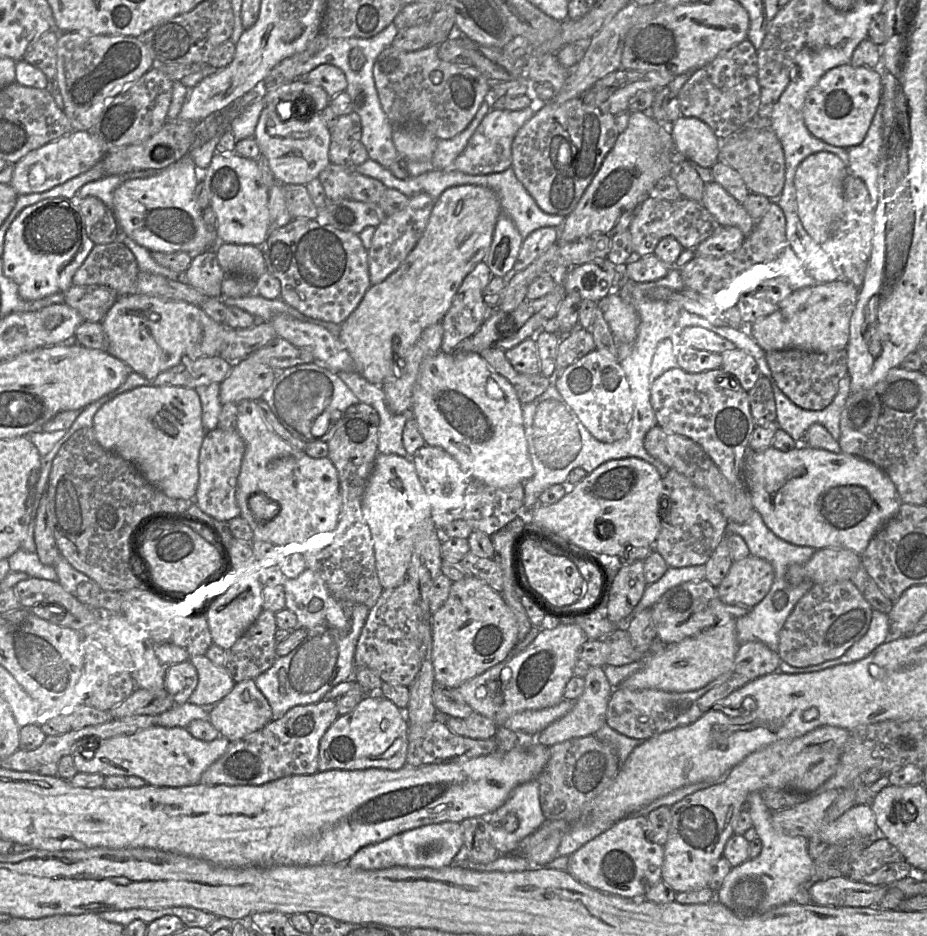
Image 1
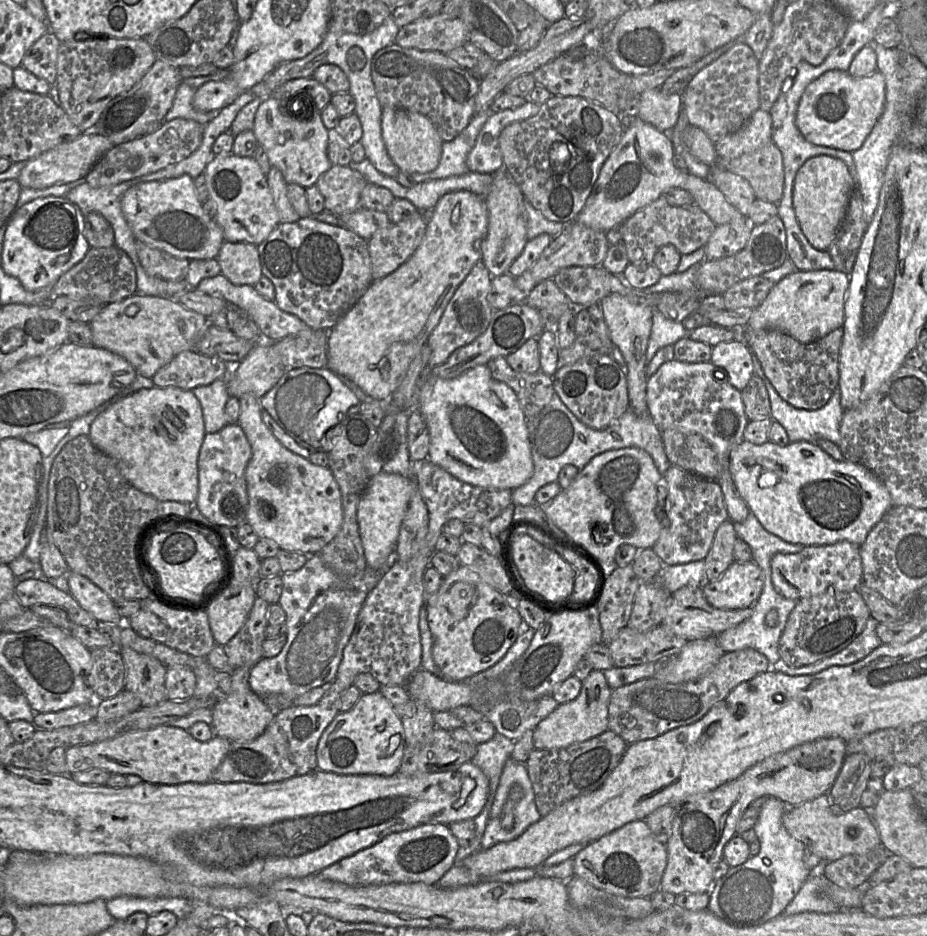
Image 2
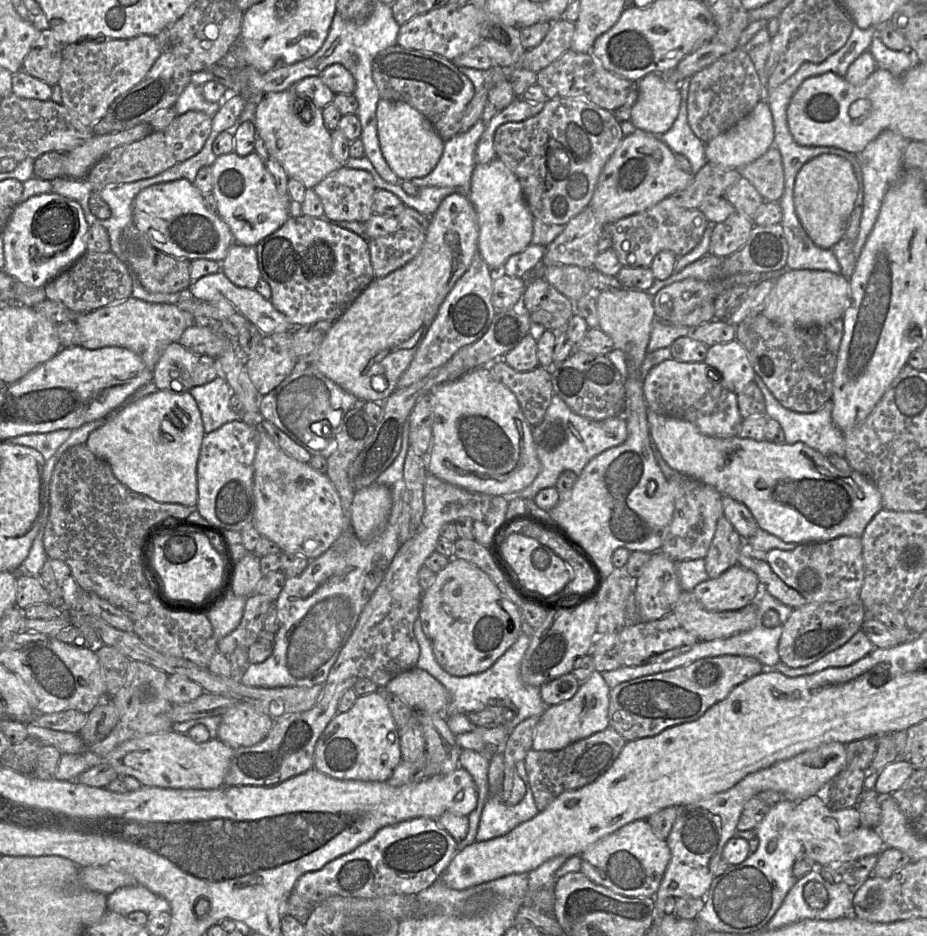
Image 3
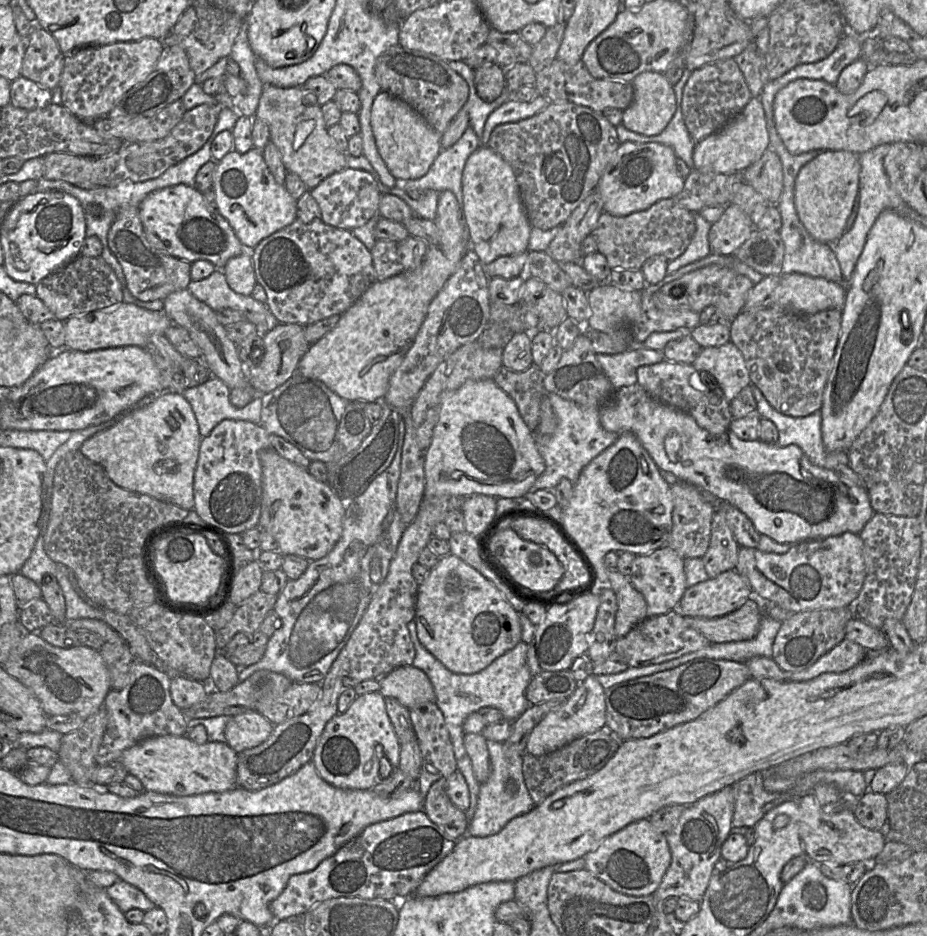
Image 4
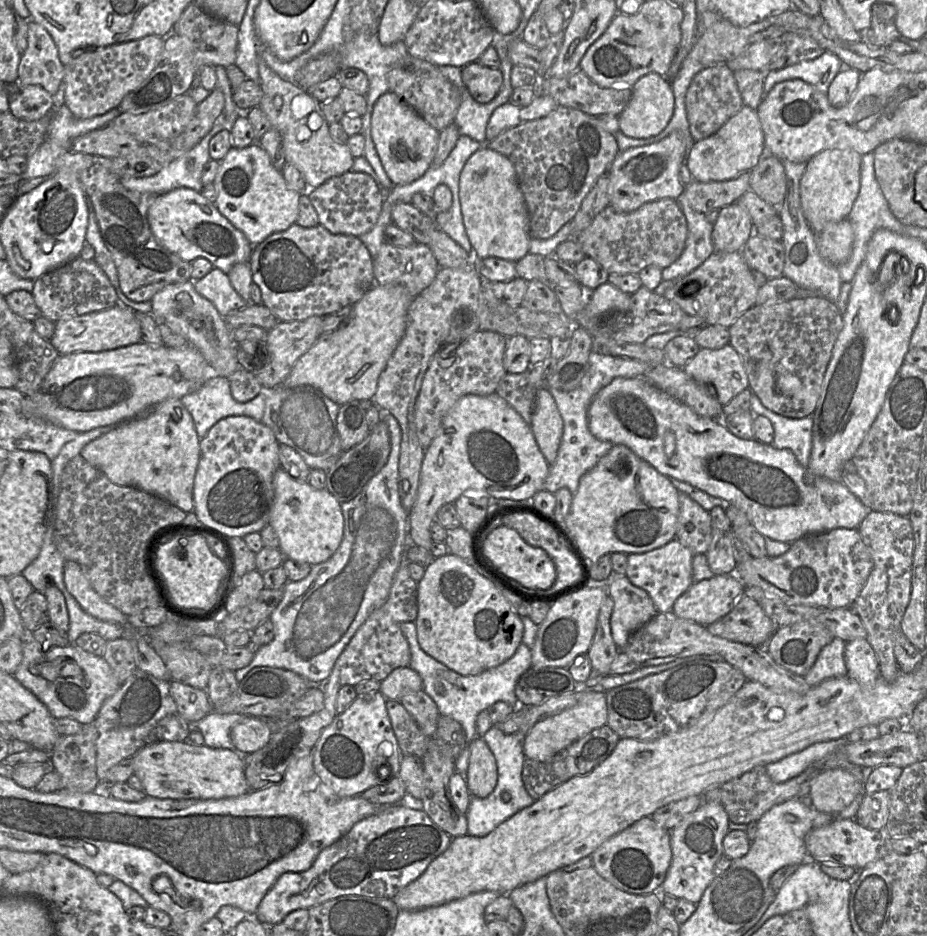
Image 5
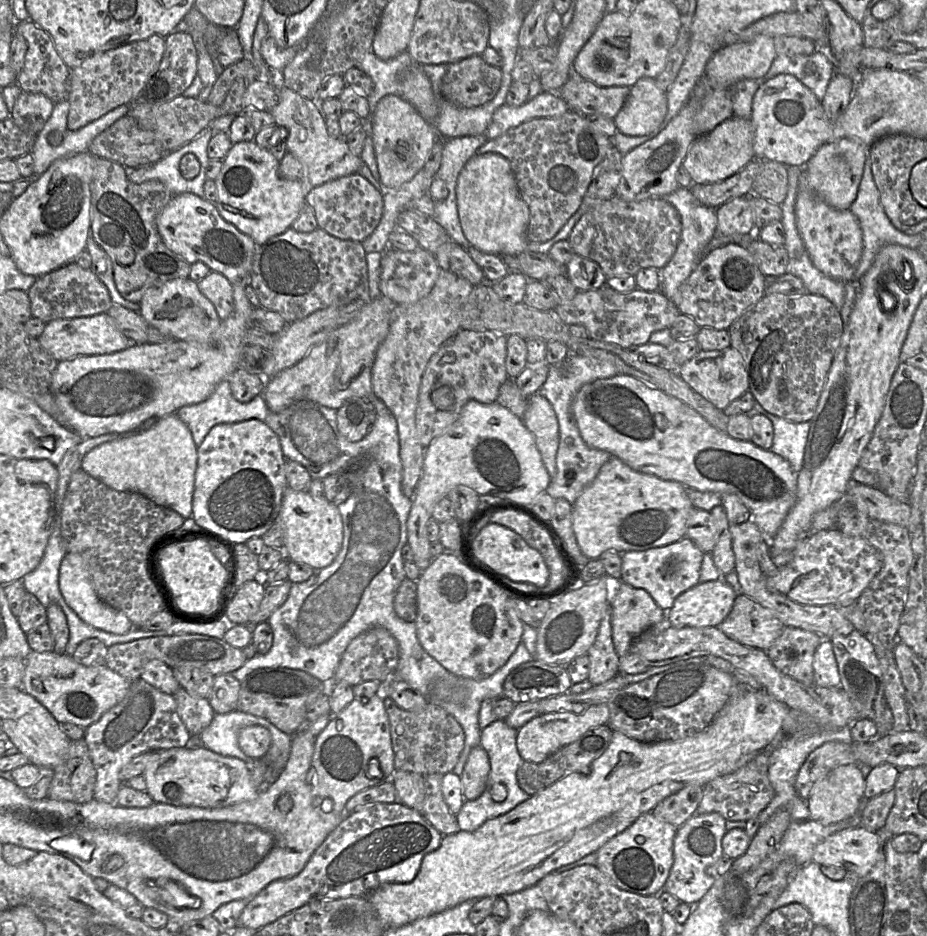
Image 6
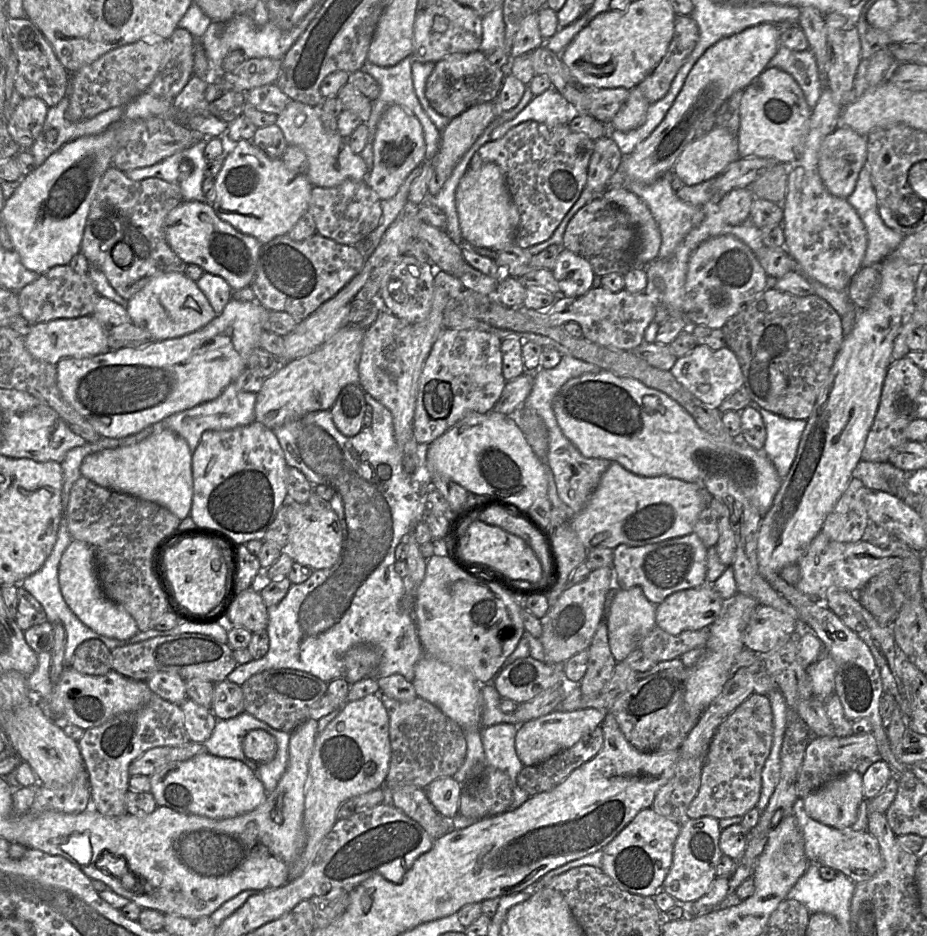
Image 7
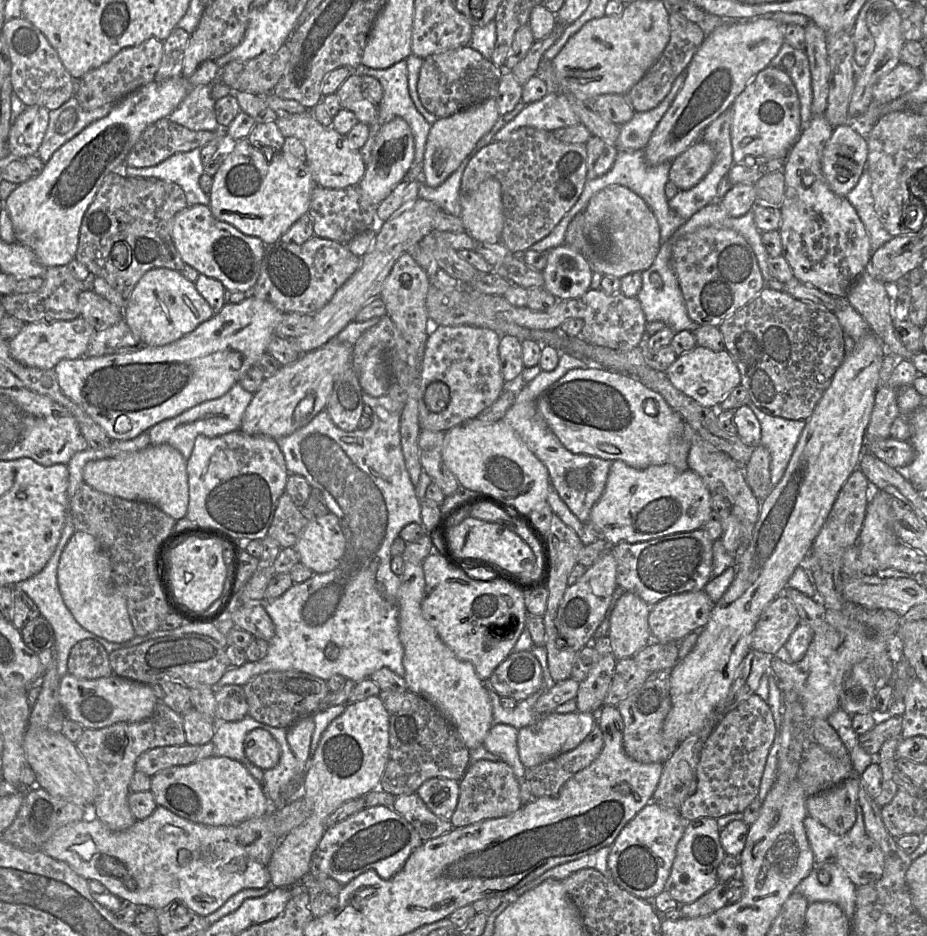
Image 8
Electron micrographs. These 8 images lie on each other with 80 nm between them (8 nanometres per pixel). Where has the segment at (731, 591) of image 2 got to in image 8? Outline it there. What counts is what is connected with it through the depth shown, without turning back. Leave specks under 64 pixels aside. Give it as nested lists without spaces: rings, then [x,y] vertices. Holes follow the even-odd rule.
[[[704,589],[668,596],[650,607],[652,640],[679,642],[688,634],[699,632],[709,621],[714,606]]]

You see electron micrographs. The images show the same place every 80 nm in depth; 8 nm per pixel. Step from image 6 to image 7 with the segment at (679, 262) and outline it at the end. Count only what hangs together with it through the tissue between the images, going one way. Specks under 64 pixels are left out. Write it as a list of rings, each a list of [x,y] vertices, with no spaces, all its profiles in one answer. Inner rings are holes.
[[[620,164],[619,169],[609,180],[609,187],[607,188],[624,187],[647,204],[653,217],[658,223],[662,238],[657,259],[670,257],[691,230],[697,227],[705,218],[705,207],[694,206],[688,202],[682,201],[677,196],[677,192],[675,192],[671,186],[672,177],[673,170],[669,170],[652,184],[630,181],[621,169]]]

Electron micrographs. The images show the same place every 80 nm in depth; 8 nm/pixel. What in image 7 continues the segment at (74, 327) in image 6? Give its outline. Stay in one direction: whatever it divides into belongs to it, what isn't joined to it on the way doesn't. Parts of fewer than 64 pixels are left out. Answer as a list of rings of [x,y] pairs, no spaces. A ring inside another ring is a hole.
[[[92,315],[36,323],[24,337],[25,347],[36,359],[56,365],[63,358],[85,358],[110,351],[108,330]]]

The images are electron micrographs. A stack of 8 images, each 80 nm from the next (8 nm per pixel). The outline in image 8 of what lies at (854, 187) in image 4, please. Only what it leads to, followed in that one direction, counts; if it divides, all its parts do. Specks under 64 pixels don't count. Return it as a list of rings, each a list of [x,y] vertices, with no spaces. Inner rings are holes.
[[[850,125],[834,128],[822,153],[822,172],[829,188],[846,196],[866,169],[867,141]]]

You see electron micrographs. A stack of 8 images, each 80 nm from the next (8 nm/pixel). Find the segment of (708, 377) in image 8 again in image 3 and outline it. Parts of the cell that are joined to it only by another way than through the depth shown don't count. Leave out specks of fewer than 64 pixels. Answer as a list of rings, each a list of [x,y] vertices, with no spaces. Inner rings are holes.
[[[733,339],[727,343],[714,344],[708,347],[704,363],[715,368],[724,386],[738,394],[752,381],[754,370],[743,346]]]

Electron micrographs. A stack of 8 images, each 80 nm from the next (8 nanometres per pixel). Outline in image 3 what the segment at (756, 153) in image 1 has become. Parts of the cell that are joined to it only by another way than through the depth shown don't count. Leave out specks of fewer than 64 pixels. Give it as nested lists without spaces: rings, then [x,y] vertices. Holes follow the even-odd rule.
[[[771,147],[761,157],[738,169],[764,201],[779,202],[784,191],[782,158],[776,147]]]

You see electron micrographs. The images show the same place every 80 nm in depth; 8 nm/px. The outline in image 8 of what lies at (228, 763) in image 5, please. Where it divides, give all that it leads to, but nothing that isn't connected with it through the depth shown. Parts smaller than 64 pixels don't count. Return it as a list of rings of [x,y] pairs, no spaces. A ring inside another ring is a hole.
[[[212,756],[189,765],[173,766],[151,777],[150,791],[156,804],[189,821],[209,826],[237,825],[264,816],[271,803],[259,783],[240,761]]]

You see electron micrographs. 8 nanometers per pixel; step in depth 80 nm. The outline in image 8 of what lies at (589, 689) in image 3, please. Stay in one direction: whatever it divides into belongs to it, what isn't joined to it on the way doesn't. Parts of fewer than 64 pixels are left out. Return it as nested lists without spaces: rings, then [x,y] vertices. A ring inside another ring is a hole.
[[[576,711],[559,714],[552,712],[541,717],[534,724],[518,730],[517,747],[521,763],[526,769],[532,768],[576,748],[589,735],[596,724],[597,713]]]

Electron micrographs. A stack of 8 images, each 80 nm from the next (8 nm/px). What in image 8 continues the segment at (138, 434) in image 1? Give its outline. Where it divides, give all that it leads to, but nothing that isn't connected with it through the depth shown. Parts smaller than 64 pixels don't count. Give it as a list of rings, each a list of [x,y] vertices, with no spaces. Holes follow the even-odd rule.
[[[150,444],[140,451],[88,461],[83,469],[83,480],[99,492],[152,504],[175,520],[179,520],[186,517],[189,503],[186,463],[187,460],[171,445]]]

